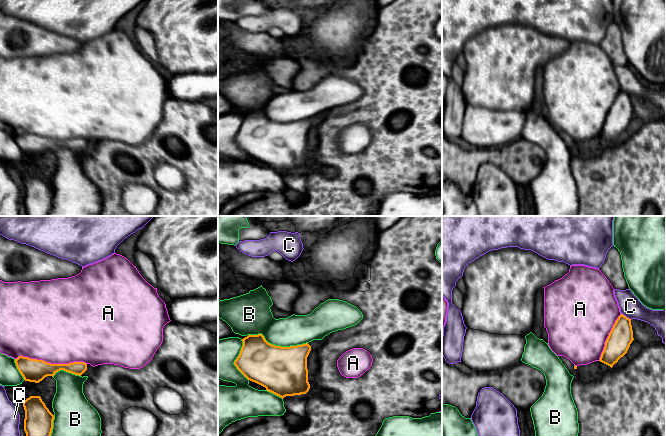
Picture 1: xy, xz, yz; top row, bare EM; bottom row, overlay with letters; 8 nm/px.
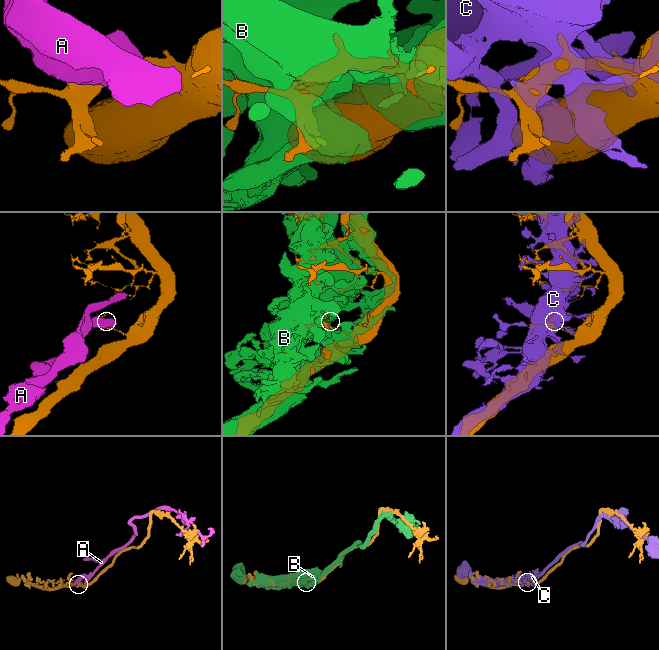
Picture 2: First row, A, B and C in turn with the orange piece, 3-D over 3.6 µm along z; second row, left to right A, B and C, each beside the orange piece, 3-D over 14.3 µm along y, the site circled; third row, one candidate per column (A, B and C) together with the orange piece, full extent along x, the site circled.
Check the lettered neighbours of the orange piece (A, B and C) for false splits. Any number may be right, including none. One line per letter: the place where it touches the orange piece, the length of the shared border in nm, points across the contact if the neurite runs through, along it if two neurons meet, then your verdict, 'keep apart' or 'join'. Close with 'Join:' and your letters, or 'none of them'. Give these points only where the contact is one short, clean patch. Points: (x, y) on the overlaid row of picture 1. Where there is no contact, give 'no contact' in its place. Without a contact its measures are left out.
A: meets orange in xy at (50, 363); contact 600 nm long; keep apart
B: meets orange in xz at (277, 346); contact 480 nm long; keep apart
C: meets orange in yz at (625, 316); contact 100 nm long; keep apart
Join: none of them

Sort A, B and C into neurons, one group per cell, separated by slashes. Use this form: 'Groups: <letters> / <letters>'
Groups: A / B / C

